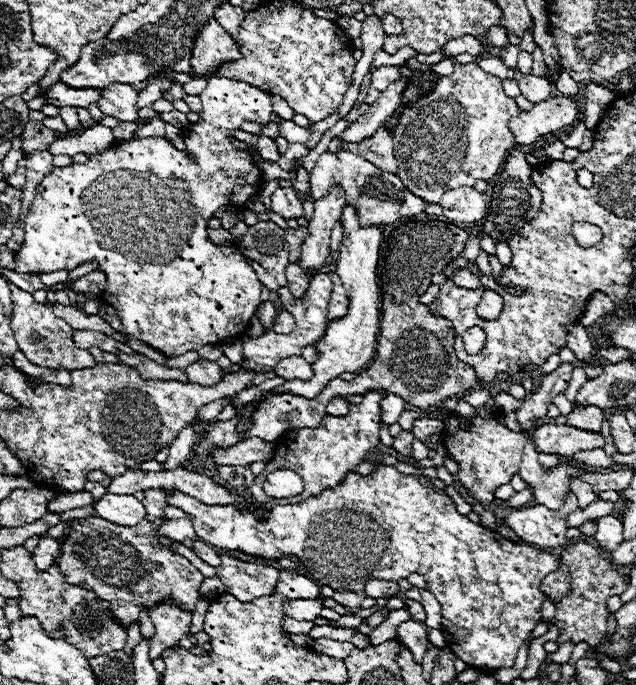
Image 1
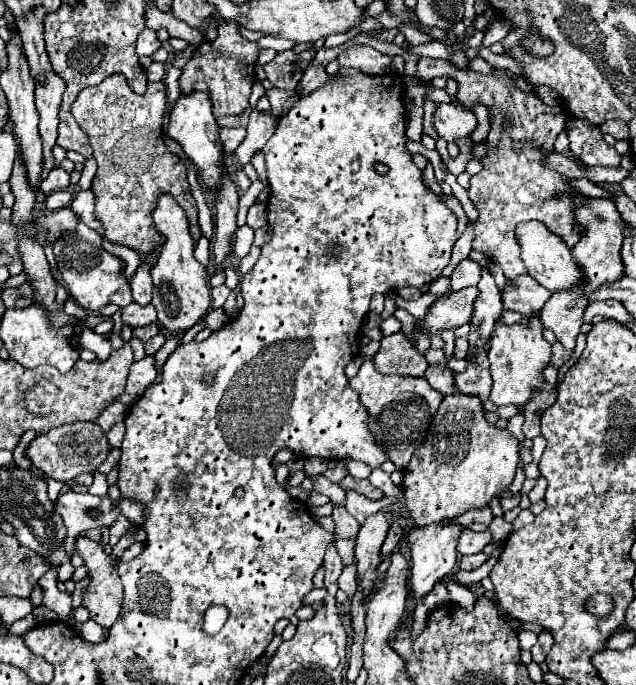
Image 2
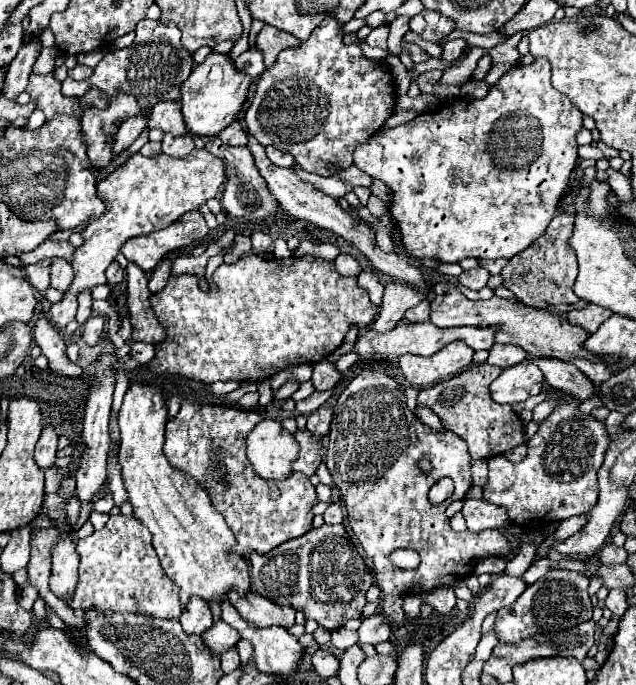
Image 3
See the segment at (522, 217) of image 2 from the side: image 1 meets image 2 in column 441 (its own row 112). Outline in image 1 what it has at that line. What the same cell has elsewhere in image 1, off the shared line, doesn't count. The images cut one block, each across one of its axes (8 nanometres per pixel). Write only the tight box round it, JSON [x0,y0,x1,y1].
[58,106,78,128]

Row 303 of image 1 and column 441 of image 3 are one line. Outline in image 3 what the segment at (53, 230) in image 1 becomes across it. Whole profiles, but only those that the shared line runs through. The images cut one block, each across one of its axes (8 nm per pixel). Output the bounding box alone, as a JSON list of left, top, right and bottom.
[354,58,584,262]

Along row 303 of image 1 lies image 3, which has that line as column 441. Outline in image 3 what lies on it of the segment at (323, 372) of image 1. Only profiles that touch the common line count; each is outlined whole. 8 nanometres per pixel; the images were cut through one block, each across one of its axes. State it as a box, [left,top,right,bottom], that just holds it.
[400,342,474,388]

